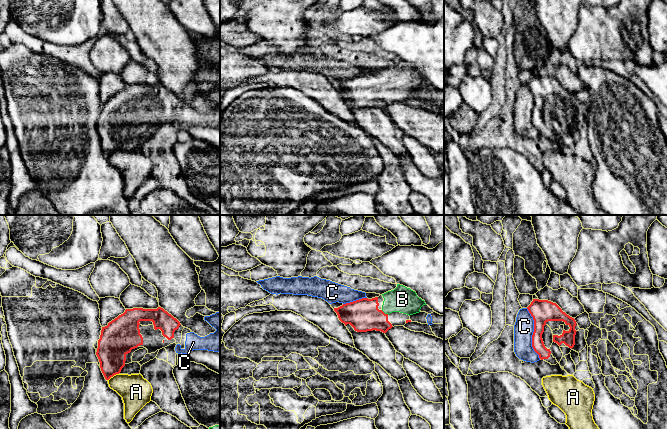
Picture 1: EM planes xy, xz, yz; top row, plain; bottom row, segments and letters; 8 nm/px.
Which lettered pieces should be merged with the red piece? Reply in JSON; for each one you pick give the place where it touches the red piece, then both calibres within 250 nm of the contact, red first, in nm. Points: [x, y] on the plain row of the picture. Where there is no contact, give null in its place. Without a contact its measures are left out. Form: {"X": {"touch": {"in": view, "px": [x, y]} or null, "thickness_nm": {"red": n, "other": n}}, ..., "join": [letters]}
{"B": {"touch": {"in": "xz", "px": [384, 89]}, "thickness_nm": {"red": 260, "other": 200}}, "join": ["B"]}

